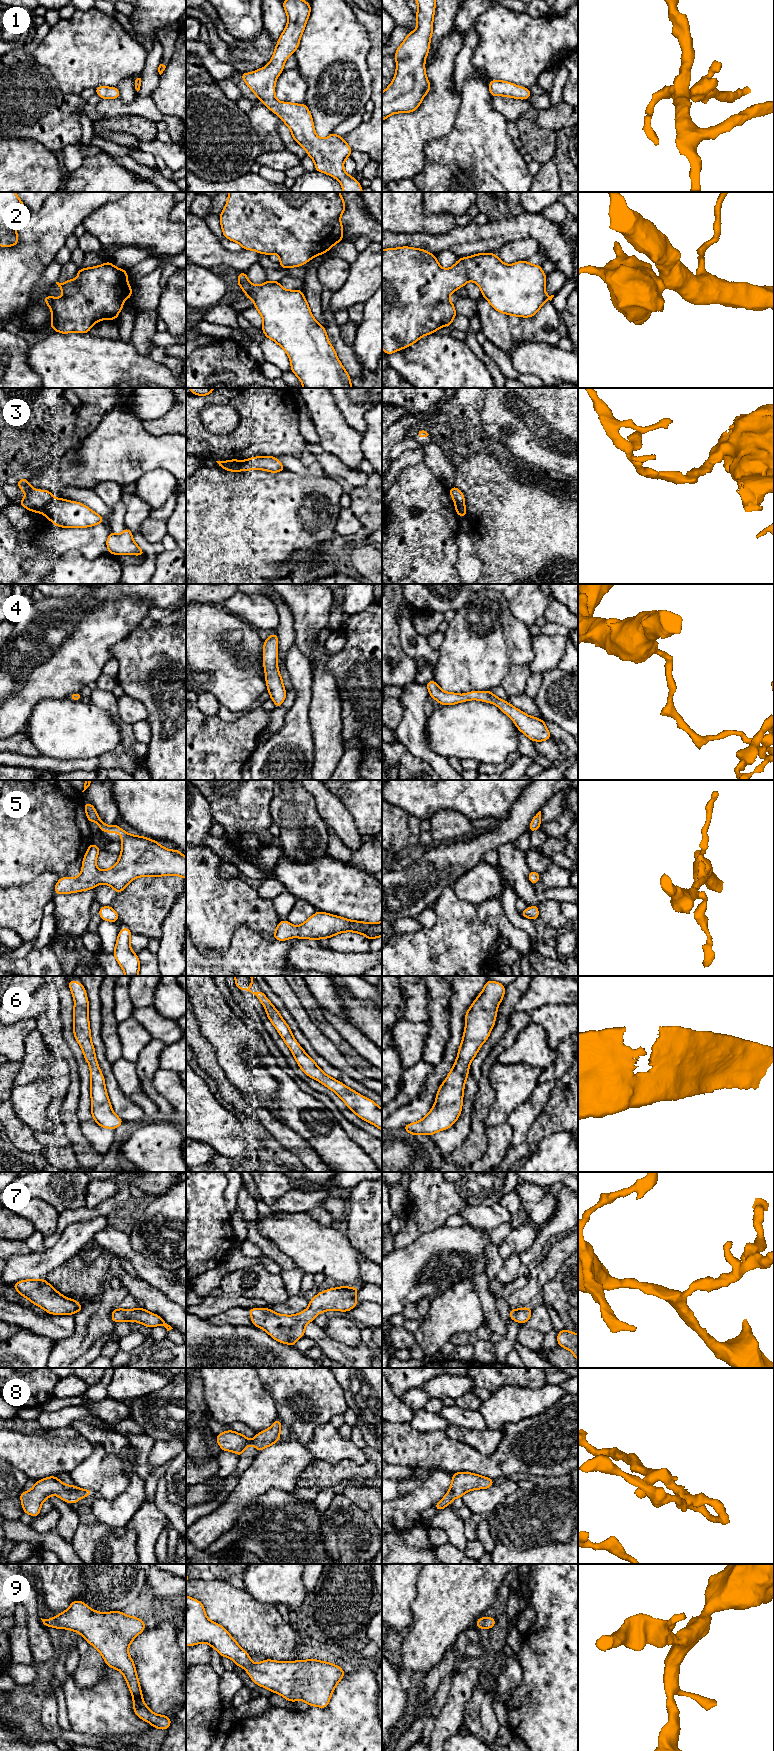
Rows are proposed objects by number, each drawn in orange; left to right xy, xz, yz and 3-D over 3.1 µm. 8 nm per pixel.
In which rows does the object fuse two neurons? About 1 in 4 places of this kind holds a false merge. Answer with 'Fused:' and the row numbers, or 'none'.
Fused: 3

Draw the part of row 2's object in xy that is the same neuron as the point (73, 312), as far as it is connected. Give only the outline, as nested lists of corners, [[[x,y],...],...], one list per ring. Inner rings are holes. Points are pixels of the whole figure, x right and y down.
[[[110,261],[96,267],[79,269],[78,279],[65,283],[56,282],[62,290],[60,298],[44,296],[43,300],[50,307],[52,320],[50,326],[56,332],[89,333],[91,327],[100,320],[116,320],[123,309],[123,301],[132,297],[132,287],[128,284],[127,271],[115,267]]]

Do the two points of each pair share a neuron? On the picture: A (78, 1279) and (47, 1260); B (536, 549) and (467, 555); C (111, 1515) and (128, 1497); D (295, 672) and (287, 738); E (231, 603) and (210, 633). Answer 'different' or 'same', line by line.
A: different
B: different
C: same
D: same
E: different

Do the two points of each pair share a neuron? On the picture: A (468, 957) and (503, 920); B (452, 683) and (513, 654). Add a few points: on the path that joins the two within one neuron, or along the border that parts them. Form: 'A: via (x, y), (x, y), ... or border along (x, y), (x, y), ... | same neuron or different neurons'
A: border along (477, 914), (483, 922), (493, 924), (500, 935) | different neurons
B: via (467, 668), (481, 654), (498, 654) | same neuron

